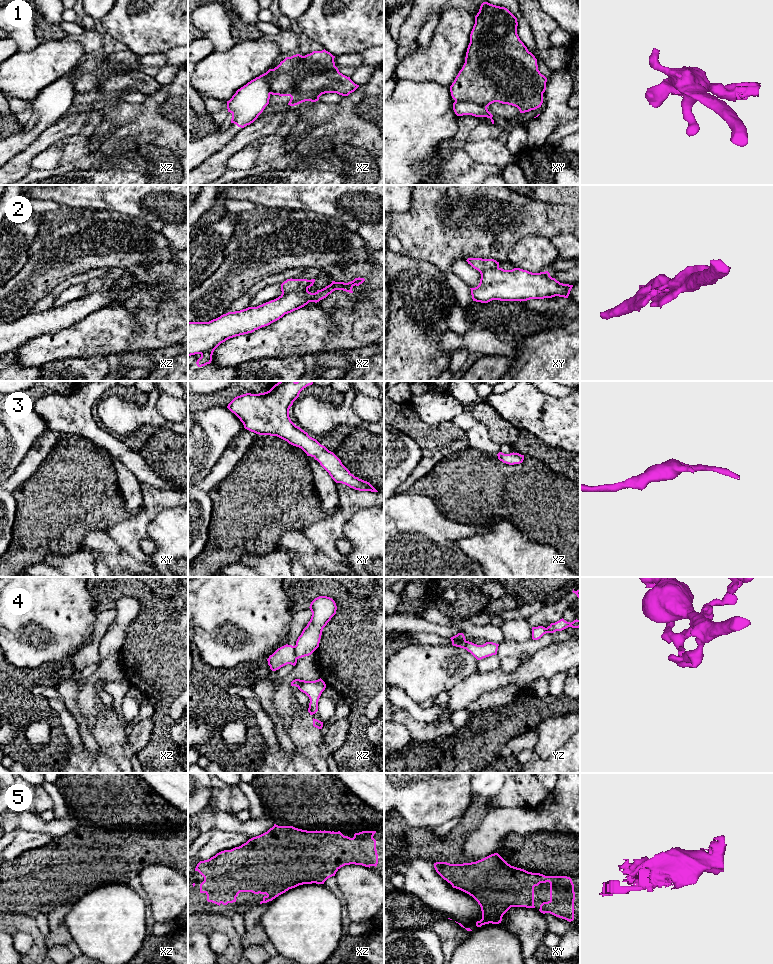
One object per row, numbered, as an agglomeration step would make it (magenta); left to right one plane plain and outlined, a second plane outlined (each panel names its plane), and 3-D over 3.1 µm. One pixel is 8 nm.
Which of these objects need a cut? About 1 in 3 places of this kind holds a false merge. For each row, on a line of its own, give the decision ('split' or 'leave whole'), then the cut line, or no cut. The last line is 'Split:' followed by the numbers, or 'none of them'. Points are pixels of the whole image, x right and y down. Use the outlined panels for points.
1: split; cut xy (455, 99), (474, 102), (486, 107)
2: split; cut xz (307, 288), (281, 295)
3: leave whole; cut none
4: split; cut yz (465, 640), (452, 644)
5: leave whole; cut none
Split: 1, 2, 4

